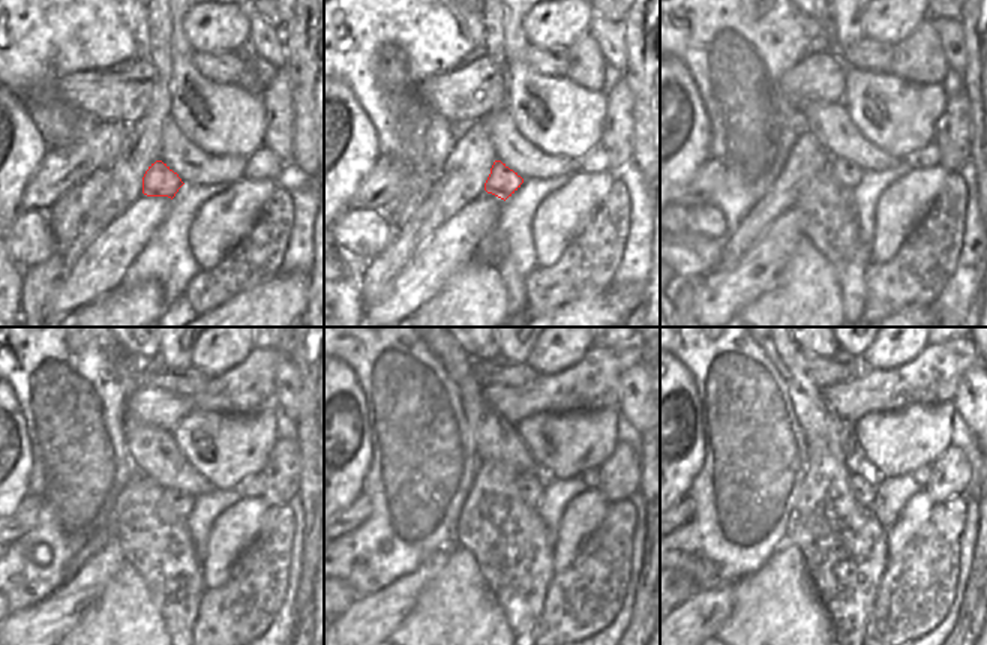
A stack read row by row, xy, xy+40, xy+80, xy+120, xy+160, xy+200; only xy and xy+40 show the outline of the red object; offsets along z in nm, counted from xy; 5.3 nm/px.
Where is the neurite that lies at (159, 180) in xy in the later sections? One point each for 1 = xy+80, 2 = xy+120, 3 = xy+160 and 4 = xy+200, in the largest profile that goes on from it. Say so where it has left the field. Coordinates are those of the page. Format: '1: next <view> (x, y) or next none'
1: next xy+80 (845, 173)
2: next xy+120 (176, 506)
3: next xy+160 (530, 488)
4: next xy+200 (864, 485)

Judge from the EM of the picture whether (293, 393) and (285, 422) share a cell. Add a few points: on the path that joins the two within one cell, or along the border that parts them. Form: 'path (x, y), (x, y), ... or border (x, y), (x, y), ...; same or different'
border (279, 405), (294, 422); different

